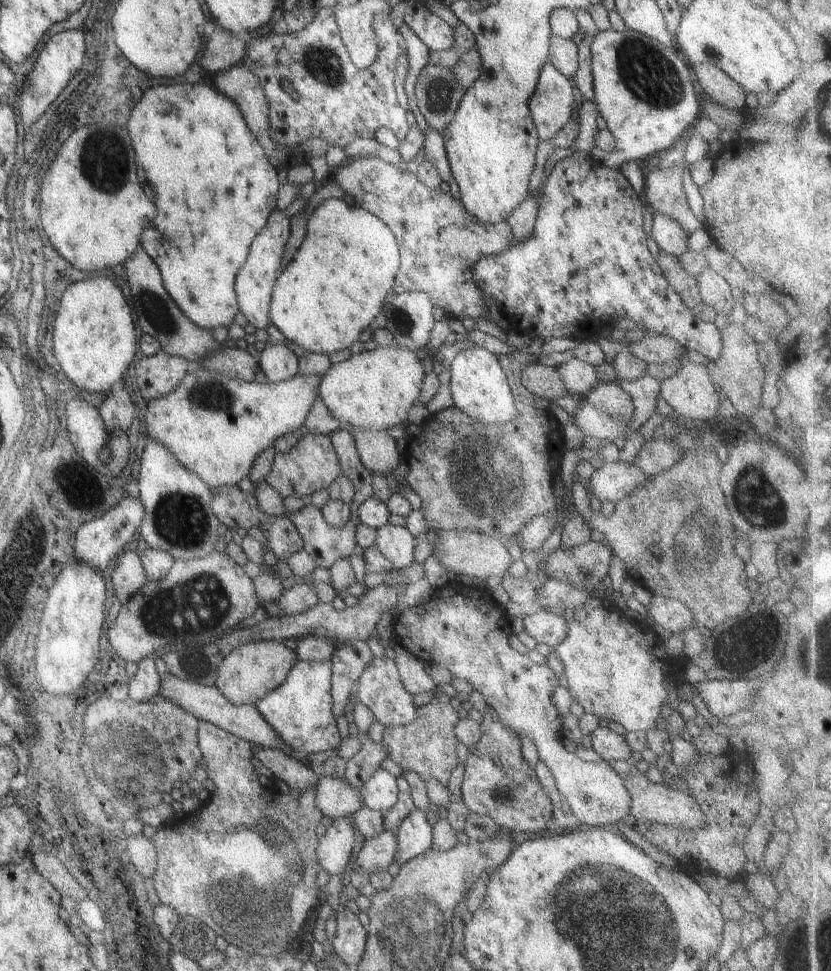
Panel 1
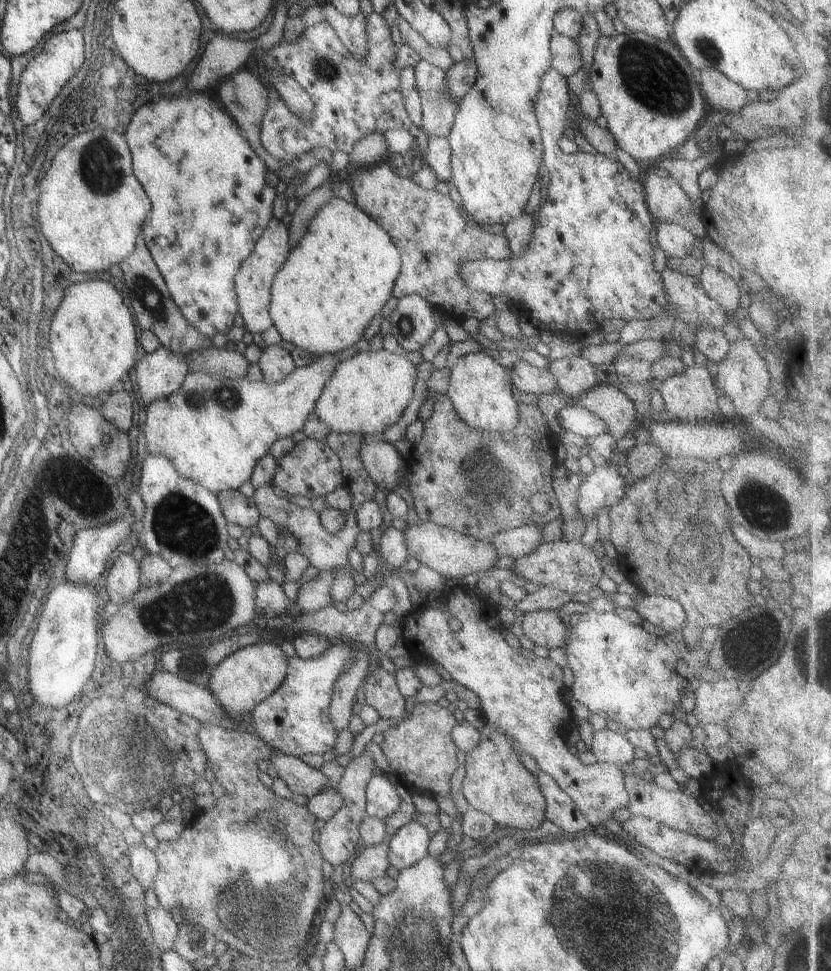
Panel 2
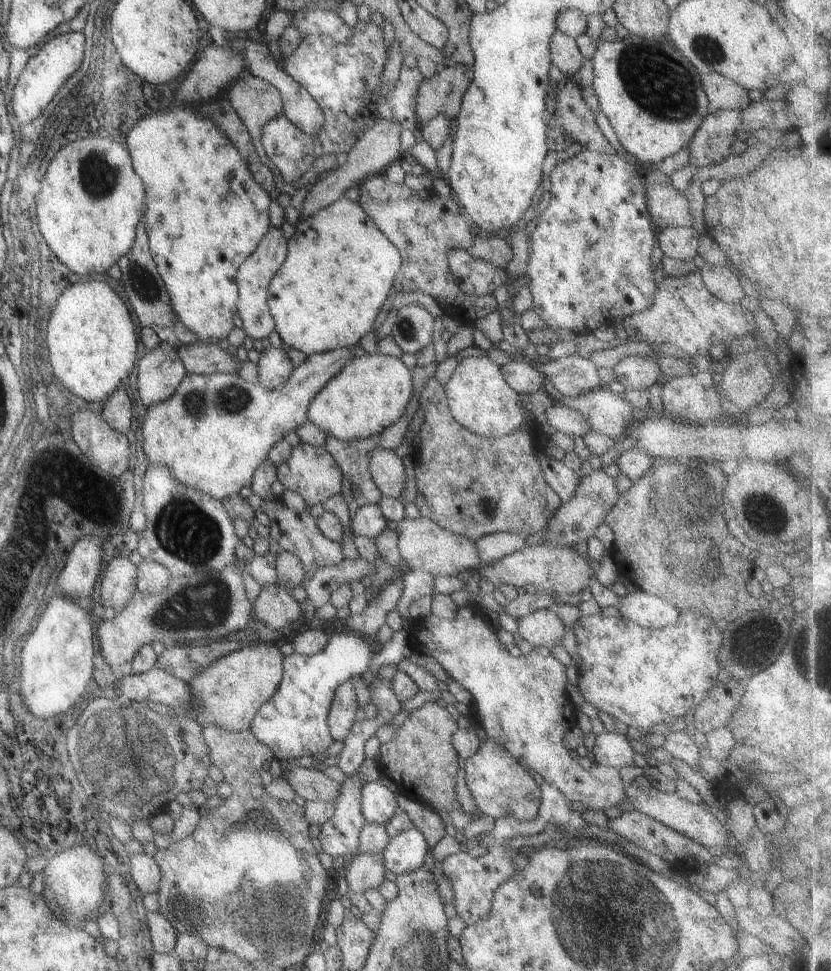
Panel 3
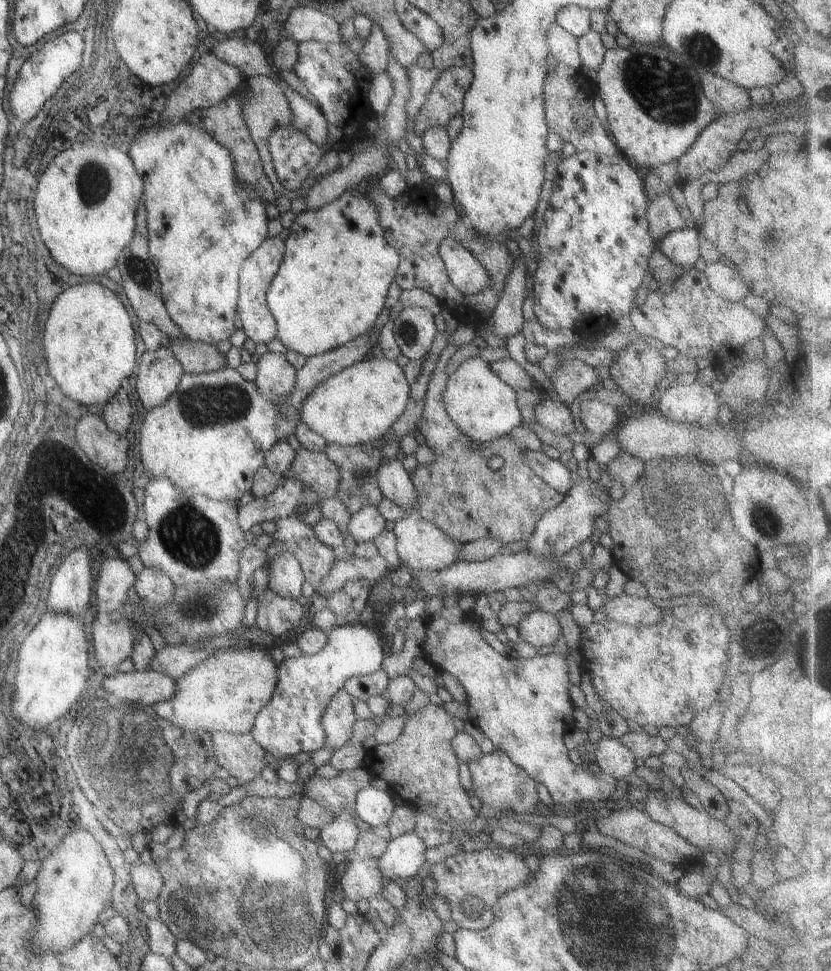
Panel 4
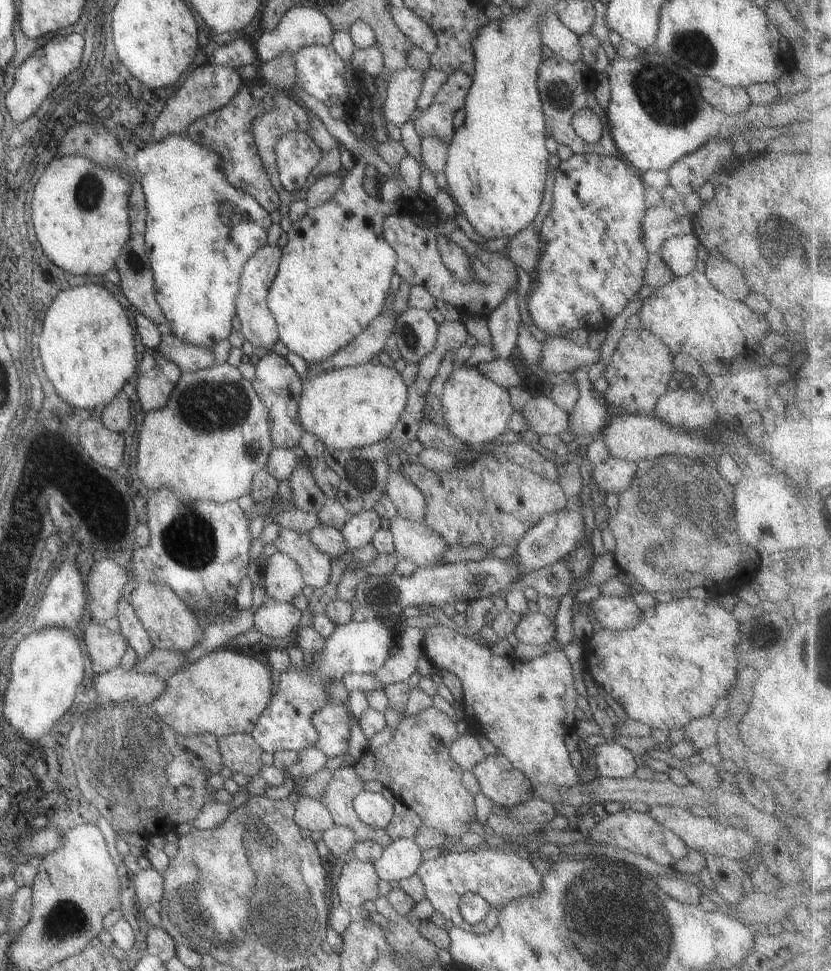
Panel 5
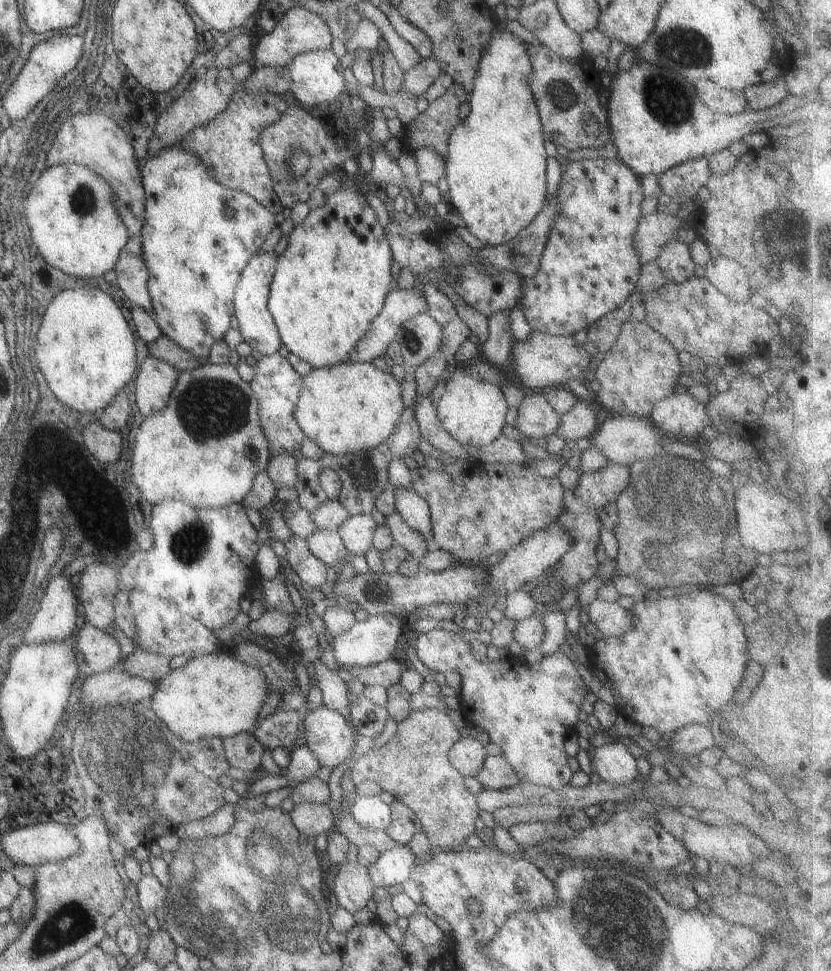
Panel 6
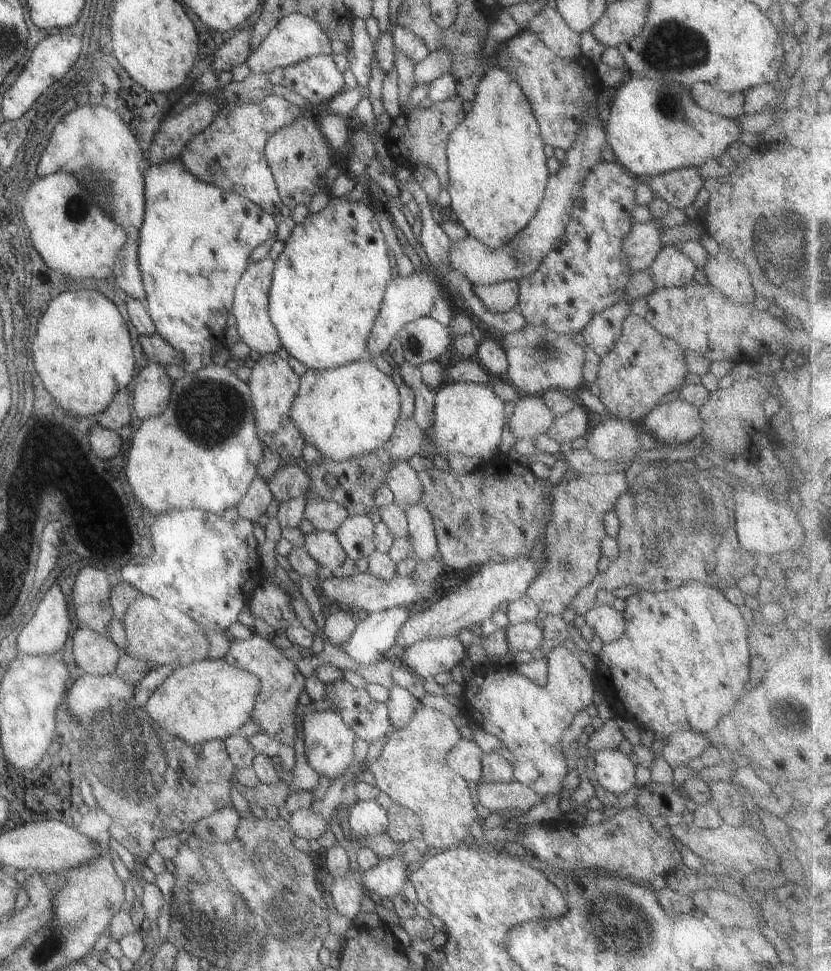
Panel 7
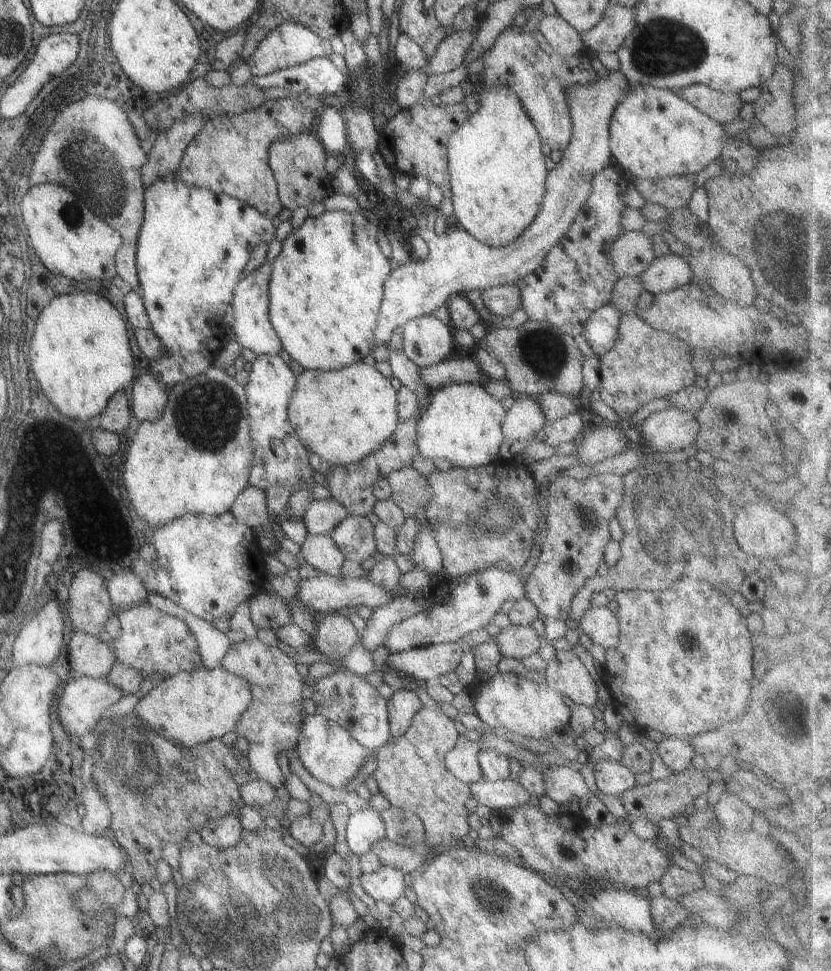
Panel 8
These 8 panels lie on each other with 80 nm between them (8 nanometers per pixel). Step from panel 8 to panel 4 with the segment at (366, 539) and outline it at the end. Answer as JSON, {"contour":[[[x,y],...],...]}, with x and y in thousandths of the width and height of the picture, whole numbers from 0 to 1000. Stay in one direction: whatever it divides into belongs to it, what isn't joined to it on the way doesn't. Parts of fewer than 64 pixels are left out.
{"contour":[[[444,520],[421,530],[416,547],[427,559],[446,557],[462,545],[462,540],[462,533],[454,527],[454,524]]]}

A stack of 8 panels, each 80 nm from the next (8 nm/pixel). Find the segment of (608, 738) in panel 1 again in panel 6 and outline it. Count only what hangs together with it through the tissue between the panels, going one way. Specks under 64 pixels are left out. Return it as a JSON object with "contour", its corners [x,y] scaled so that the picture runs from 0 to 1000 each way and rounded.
{"contour":[[[735,764],[715,770],[714,789],[723,804],[751,808],[767,802],[764,782],[751,767],[750,764]]]}

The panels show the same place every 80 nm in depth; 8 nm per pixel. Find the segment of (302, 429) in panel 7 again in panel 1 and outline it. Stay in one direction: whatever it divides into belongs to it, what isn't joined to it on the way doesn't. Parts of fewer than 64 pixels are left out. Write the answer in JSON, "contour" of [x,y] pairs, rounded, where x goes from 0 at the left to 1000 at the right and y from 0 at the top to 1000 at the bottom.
{"contour":[[[478,354],[455,356],[398,375],[381,402],[389,418],[409,436],[409,440],[463,444],[489,433],[489,424],[502,411],[509,388],[505,371],[499,369],[496,360]]]}

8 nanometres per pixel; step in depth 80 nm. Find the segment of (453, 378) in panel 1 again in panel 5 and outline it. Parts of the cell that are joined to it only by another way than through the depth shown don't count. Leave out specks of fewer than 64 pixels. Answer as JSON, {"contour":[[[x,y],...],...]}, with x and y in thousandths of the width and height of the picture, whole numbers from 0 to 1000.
{"contour":[[[546,379],[534,393],[529,408],[531,430],[537,442],[562,458],[596,453],[605,447],[608,435],[617,424],[609,402],[576,385],[573,379]]]}

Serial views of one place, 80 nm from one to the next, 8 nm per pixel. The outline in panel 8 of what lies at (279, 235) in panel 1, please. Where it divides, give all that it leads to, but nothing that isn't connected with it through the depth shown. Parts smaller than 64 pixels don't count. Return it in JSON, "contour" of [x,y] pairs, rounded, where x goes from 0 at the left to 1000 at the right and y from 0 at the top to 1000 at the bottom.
{"contour":[[[318,269],[314,274],[292,284],[283,294],[277,309],[280,318],[280,334],[274,340],[280,341],[283,352],[292,359],[307,366],[331,366],[338,363],[338,352],[333,349],[323,330],[323,290],[326,270]]]}

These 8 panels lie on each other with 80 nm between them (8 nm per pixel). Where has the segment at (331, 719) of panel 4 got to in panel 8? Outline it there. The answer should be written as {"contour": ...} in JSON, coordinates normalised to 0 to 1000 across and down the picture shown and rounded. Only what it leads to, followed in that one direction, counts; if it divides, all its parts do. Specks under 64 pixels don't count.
{"contour":[[[379,733],[361,744],[361,752],[353,771],[367,793],[379,803],[398,809],[402,814],[413,813],[428,799],[436,789],[434,785],[439,785],[444,777],[444,772],[420,758],[414,750]]]}

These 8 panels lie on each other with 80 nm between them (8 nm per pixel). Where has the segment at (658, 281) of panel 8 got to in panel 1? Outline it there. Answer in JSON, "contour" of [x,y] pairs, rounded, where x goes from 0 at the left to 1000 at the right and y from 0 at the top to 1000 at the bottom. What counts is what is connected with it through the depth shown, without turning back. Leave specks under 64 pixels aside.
{"contour":[[[794,218],[785,219],[783,241],[793,258],[817,264],[827,256],[828,241],[815,229]]]}

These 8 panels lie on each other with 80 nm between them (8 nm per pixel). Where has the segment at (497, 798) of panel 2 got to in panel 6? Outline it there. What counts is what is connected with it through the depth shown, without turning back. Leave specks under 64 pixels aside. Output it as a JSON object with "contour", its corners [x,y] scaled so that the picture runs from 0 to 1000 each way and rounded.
{"contour":[[[585,778],[572,801],[581,813],[591,814],[616,811],[625,805],[617,791],[613,789],[605,778]]]}

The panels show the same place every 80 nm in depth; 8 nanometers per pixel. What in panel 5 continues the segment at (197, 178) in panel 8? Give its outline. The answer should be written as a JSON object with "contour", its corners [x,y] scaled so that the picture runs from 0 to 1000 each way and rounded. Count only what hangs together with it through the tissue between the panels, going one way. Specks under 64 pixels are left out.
{"contour":[[[291,83],[283,97],[264,112],[235,123],[221,138],[237,148],[253,153],[265,164],[271,185],[284,195],[304,203],[323,219],[333,216],[337,210],[335,200],[326,192],[321,178],[313,166],[303,139],[303,127],[327,110],[326,100],[309,84]]]}

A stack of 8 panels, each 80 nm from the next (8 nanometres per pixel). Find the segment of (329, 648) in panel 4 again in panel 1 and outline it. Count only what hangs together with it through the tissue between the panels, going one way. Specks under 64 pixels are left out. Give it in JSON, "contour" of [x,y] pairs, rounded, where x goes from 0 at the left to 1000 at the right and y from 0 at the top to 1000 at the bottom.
{"contour":[[[357,679],[341,702],[306,725],[314,739],[335,756],[335,760],[345,769],[355,771],[355,781],[360,783],[372,775],[406,772],[409,768],[410,760],[397,722],[398,696],[397,680]]]}

